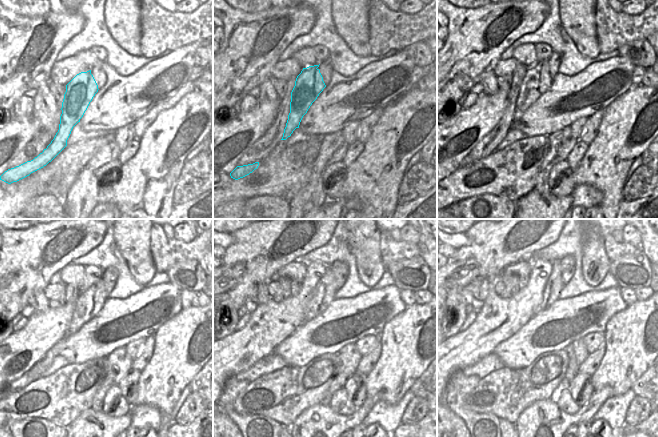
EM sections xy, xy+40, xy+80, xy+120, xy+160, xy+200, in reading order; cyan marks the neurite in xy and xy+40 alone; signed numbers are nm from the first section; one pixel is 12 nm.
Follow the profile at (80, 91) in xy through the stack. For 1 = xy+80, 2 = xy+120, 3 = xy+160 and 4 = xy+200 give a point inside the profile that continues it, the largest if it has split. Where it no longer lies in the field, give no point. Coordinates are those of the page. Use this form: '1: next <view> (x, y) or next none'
1: next xy+80 (537, 80)
2: next xy+120 (89, 303)
3: next xy+160 (324, 293)
4: next xy+200 (554, 285)

